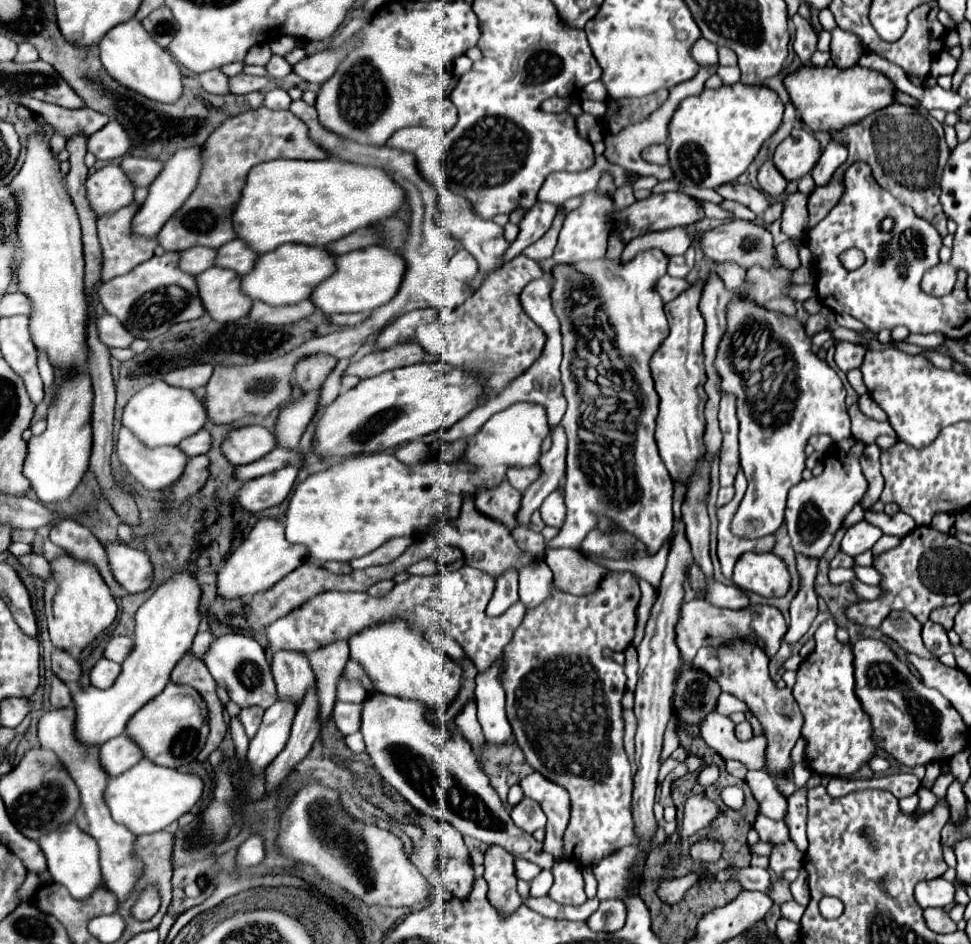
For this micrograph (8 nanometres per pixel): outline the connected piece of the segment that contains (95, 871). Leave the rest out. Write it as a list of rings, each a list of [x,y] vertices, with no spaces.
[[[76,821],[64,823],[56,831],[42,835],[38,839],[38,845],[46,855],[48,871],[52,879],[64,885],[74,899],[86,899],[98,885],[102,885],[102,875],[100,875],[100,865],[98,865],[98,845],[88,833],[84,833],[76,825]]]

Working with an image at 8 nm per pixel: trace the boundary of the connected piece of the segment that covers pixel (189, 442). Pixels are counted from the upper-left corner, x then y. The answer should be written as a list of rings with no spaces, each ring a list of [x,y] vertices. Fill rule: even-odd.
[[[200,429],[198,433],[194,433],[192,437],[184,439],[180,445],[180,451],[188,457],[196,457],[196,455],[204,455],[210,449],[210,433],[206,429]]]

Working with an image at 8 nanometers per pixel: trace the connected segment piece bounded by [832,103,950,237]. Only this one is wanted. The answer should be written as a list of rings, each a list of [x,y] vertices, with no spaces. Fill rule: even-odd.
[[[892,103],[832,137],[848,145],[848,159],[844,163],[846,167],[850,167],[854,161],[866,161],[872,167],[872,175],[882,189],[892,193],[900,203],[910,205],[920,217],[930,221],[942,237],[948,235],[946,215],[942,211],[942,203],[938,201],[938,185],[928,185],[926,181],[942,179],[950,149],[944,141],[942,123],[932,119],[926,109]]]

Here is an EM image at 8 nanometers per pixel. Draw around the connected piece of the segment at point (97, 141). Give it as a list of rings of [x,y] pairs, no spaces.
[[[110,121],[106,127],[88,137],[88,151],[100,161],[122,157],[130,149],[130,145],[132,141],[116,121]]]

